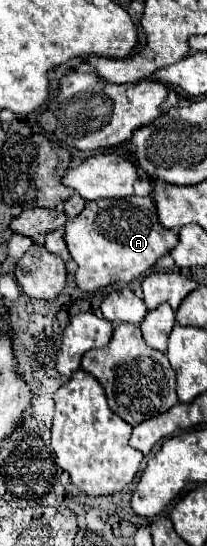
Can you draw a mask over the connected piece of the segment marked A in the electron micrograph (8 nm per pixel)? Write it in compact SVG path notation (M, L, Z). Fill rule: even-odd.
M137 195L87 203L75 221L65 225L65 239L71 257L79 265L75 281L83 291L97 291L117 281L131 283L179 243L179 235L159 223L155 201L151 197Z

